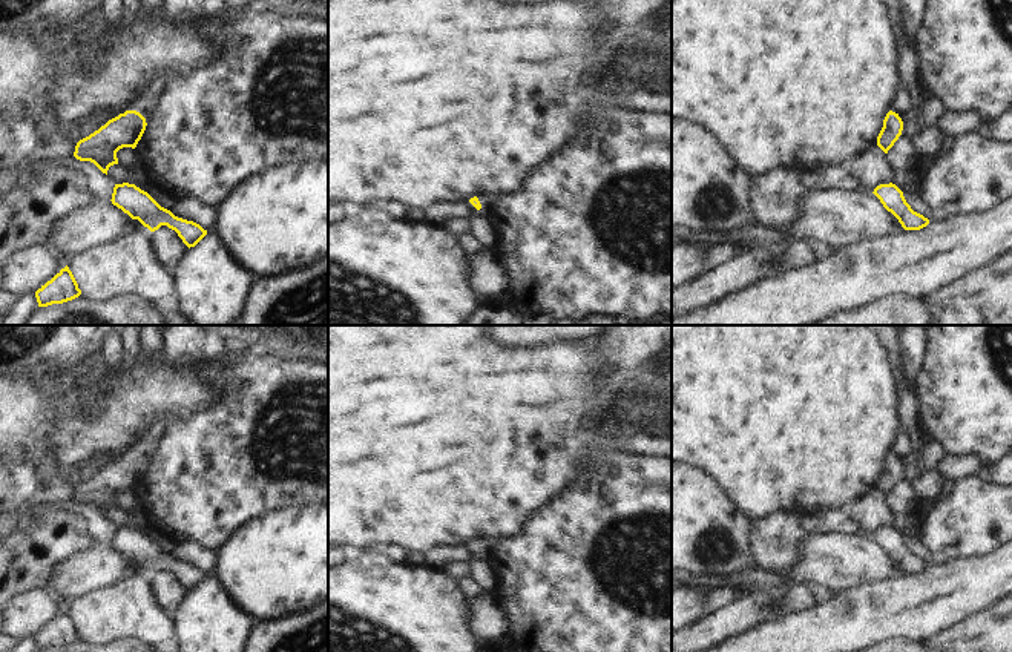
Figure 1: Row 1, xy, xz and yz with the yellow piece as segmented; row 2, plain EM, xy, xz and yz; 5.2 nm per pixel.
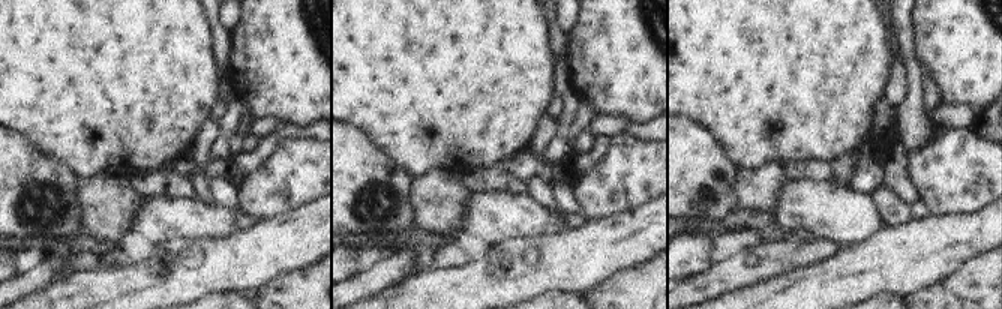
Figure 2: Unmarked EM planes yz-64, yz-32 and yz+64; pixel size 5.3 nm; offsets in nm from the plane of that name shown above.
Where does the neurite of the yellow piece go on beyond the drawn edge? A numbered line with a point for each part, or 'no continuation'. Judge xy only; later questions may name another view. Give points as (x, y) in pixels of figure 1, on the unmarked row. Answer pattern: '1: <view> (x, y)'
1: xy (146, 447)

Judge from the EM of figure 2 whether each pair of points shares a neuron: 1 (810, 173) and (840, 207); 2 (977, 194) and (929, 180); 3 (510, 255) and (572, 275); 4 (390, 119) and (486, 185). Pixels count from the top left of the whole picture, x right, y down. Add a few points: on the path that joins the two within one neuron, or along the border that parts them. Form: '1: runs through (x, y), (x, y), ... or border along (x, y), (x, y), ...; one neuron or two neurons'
1: border along (791, 180), (837, 183), (840, 186); two neurons
2: runs through (965, 182), (941, 180); one neuron
3: runs through (525, 266), (557, 266); one neuron
4: border along (494, 165), (462, 176); two neurons

